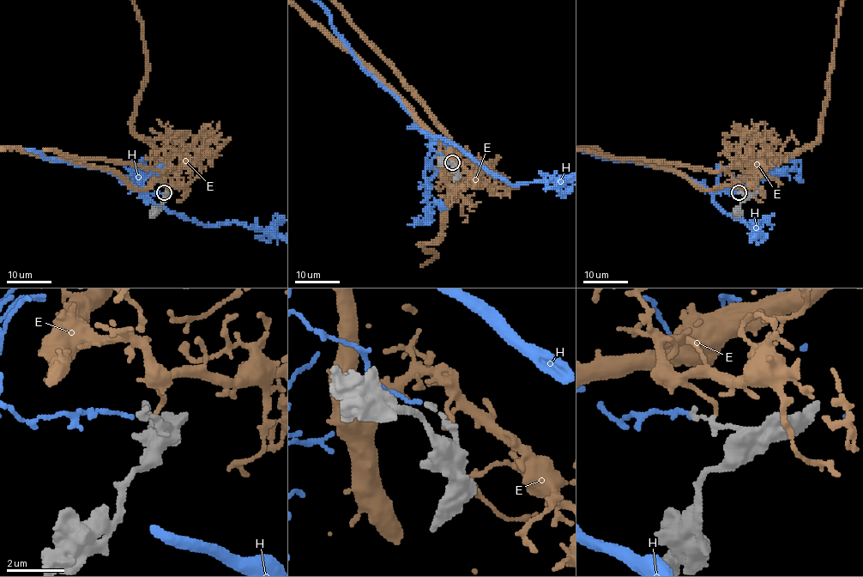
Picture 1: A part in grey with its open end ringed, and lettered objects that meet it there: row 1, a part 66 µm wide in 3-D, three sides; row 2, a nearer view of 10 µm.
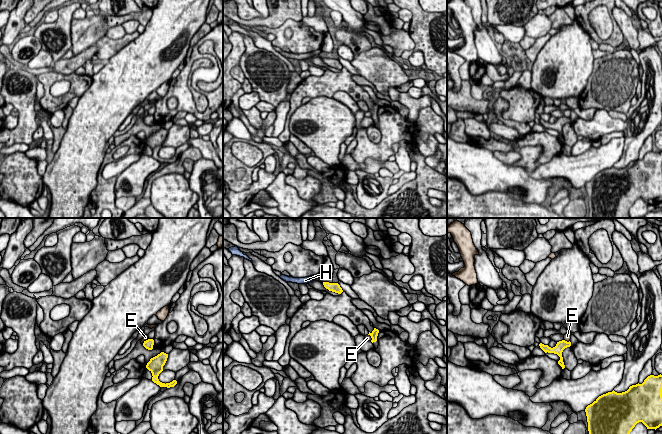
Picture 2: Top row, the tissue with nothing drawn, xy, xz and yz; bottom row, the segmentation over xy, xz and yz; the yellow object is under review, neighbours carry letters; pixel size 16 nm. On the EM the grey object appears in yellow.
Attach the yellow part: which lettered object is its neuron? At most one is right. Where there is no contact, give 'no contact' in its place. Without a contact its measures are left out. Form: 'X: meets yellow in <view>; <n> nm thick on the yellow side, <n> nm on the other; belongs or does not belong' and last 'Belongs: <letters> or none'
E: meets yellow in xz; 120 nm thick on the yellow side, 100 nm on the other; does not belong
H: no contact; belongs
Belongs: H

